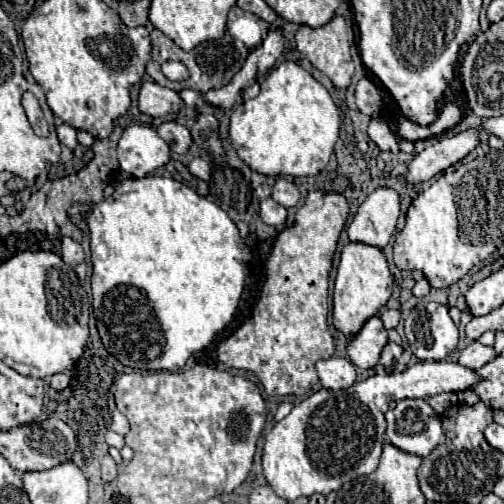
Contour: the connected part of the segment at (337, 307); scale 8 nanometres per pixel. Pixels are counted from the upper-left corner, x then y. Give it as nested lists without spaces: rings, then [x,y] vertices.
[[[351,241],[343,247],[341,263],[337,269],[335,291],[333,291],[333,325],[341,329],[347,337],[357,333],[361,325],[373,317],[391,297],[393,275],[389,271],[387,259],[379,247]]]

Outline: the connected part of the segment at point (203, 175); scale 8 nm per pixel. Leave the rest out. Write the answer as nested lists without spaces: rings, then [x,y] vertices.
[[[193,159],[189,165],[187,165],[187,169],[191,171],[191,175],[195,175],[195,177],[199,177],[199,179],[203,179],[203,181],[209,181],[209,177],[211,177],[211,165],[207,163],[207,161],[203,161],[203,159]]]

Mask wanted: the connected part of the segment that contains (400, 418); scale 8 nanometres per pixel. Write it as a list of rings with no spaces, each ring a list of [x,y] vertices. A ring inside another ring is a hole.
[[[401,399],[387,413],[385,437],[395,447],[425,457],[445,441],[441,419],[425,399]]]

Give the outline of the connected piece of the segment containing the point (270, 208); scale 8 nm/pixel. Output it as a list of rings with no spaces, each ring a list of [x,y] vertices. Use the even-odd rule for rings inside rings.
[[[271,197],[261,201],[259,205],[259,217],[265,225],[271,225],[271,227],[279,227],[285,223],[285,217],[287,217],[287,209],[281,207],[279,203],[275,203]]]

